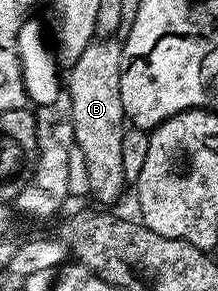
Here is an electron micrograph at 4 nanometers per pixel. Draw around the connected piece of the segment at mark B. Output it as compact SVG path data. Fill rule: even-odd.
M103 36L98 40L92 40L81 52L75 66L70 67L65 74L65 87L72 100L72 128L75 130L74 145L81 155L82 165L88 169L88 188L99 202L115 202L123 194L123 157L121 156L121 144L125 129L125 115L121 104L121 56L122 45L114 37Z

